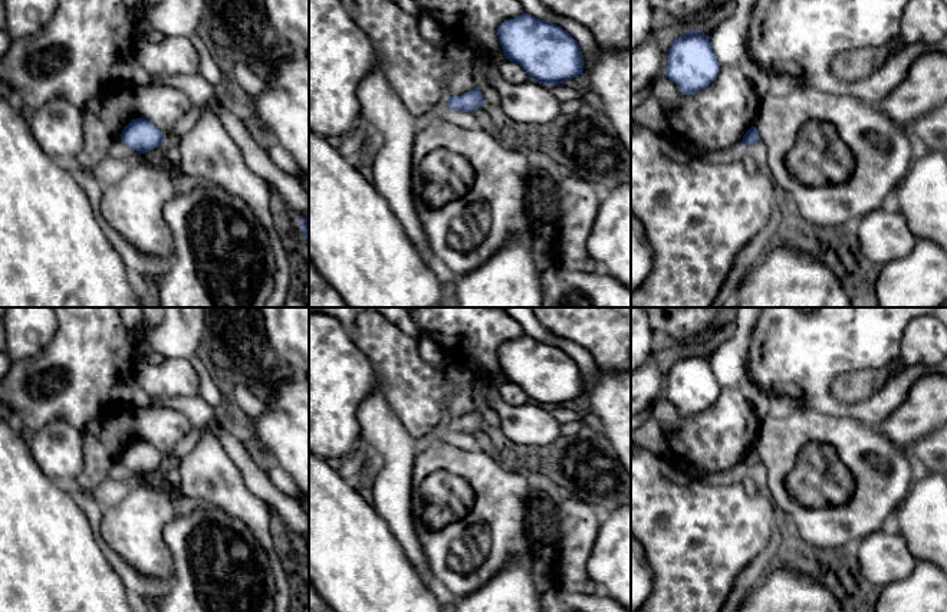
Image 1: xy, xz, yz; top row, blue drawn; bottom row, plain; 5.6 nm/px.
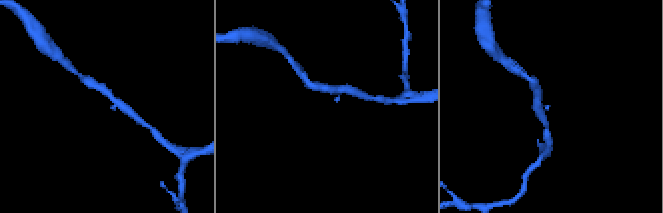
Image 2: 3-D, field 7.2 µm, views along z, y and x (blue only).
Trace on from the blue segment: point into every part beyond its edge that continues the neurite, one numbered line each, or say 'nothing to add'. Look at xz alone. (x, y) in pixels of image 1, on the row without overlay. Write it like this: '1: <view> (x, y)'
nothing to add

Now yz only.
nothing to add

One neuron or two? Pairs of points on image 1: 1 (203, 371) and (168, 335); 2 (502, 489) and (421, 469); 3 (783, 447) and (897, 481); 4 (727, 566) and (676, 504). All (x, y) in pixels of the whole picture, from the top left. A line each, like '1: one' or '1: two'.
1: one
2: one
3: one
4: one

